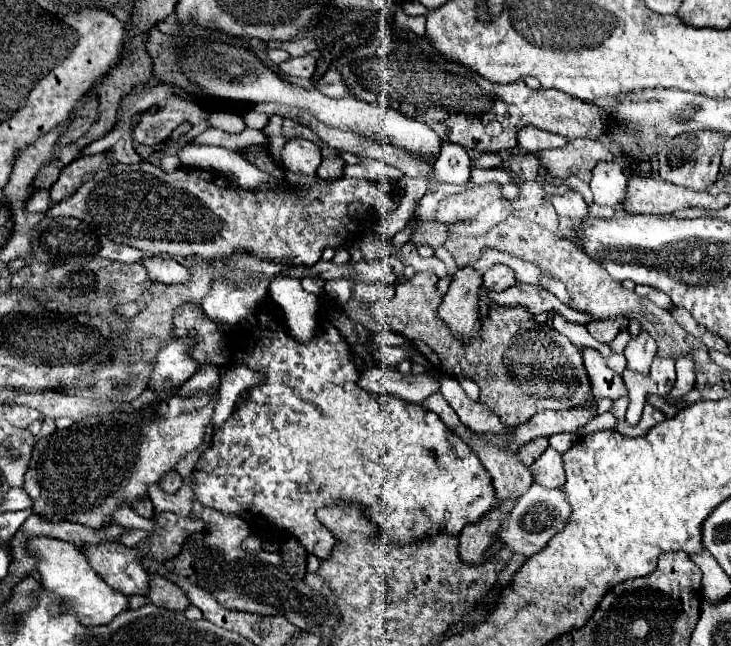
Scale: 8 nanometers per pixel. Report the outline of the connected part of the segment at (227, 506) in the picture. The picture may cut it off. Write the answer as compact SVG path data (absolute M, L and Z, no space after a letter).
M185 302L172 318L174 336L196 336L196 348L190 350L190 356L198 362L198 368L202 364L224 366L231 355L234 362L264 378L262 384L248 390L246 400L234 408L232 416L222 424L222 432L214 432L212 446L194 464L192 490L200 504L228 516L240 512L260 514L298 538L308 554L322 560L332 552L332 534L316 520L316 511L330 502L362 502L366 518L380 524L390 538L400 542L422 540L438 530L460 534L466 524L478 522L492 506L498 506L488 470L470 446L450 432L438 414L392 394L366 394L366 390L358 390L360 370L352 360L348 342L330 322L320 324L310 342L300 344L290 336L286 324L276 321L280 320L262 302L237 325L210 320L192 302Z

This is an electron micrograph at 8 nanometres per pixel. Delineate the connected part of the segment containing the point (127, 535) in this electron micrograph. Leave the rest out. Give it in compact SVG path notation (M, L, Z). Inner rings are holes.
M125 528L125 533L118 537L118 541L128 547L134 547L142 538L146 538L144 530L136 530L136 528Z

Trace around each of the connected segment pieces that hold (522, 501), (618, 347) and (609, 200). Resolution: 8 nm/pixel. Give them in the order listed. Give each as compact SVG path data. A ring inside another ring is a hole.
M532 484L526 494L522 494L514 506L514 510L504 518L502 528L498 532L498 538L510 546L514 552L532 556L540 552L568 522L570 518L570 504L566 502L566 494L558 490L546 490L544 486Z
M628 329L620 331L614 340L609 344L613 353L622 353L630 340L630 333Z
M598 162L592 170L590 190L598 206L610 206L622 212L622 198L626 196L628 178L618 162Z

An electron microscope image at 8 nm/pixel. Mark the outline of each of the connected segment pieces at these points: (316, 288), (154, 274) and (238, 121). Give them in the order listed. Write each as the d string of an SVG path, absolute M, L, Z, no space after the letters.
M302 278L302 288L316 296L320 296L324 292L324 284L326 284L326 280L322 280L322 278Z
M150 256L142 266L148 270L148 276L154 282L184 284L190 278L190 270L186 270L186 266L174 262L174 258L168 256Z
M214 112L212 118L210 118L210 122L212 122L214 128L220 128L220 130L224 130L224 132L234 132L234 134L238 134L238 132L246 130L246 122L244 122L240 116L228 114L228 112Z

